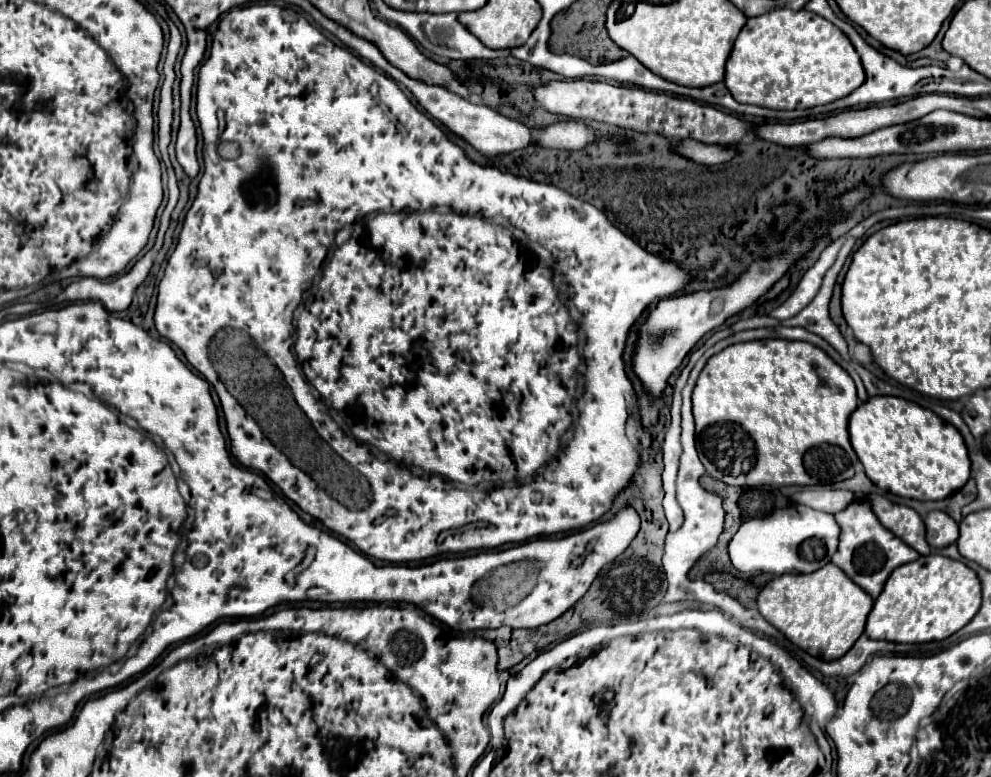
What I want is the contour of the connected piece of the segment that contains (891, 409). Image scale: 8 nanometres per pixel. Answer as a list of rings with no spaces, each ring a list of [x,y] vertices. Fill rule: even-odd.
[[[871,397],[849,419],[851,445],[873,485],[899,497],[939,501],[969,479],[969,455],[961,433],[933,411],[901,397]]]

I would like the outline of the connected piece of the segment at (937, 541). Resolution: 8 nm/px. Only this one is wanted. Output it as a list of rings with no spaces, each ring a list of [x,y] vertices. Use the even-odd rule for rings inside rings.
[[[931,511],[925,519],[927,527],[927,539],[933,549],[949,547],[959,537],[959,525],[943,511]]]

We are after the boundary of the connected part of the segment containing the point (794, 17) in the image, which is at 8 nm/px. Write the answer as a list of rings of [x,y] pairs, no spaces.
[[[777,9],[747,19],[727,59],[725,85],[739,103],[809,109],[853,93],[865,81],[857,51],[833,23],[809,11]]]

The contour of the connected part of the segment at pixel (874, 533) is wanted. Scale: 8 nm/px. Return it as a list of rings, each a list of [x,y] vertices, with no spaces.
[[[855,501],[849,507],[845,507],[843,511],[835,513],[833,517],[835,517],[837,525],[841,527],[841,535],[839,535],[839,549],[833,555],[831,563],[835,563],[839,569],[843,569],[843,573],[851,581],[855,581],[859,587],[863,587],[873,599],[877,599],[877,595],[881,593],[881,589],[893,569],[921,557],[917,551],[913,551],[909,545],[905,545],[901,539],[897,539],[889,529],[881,527],[879,519],[873,515],[869,503],[865,503],[865,501]]]

